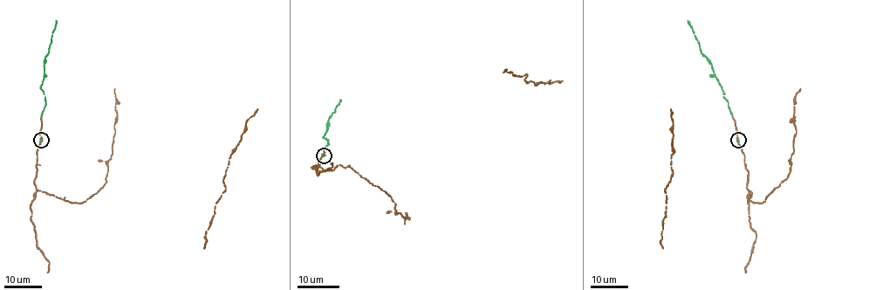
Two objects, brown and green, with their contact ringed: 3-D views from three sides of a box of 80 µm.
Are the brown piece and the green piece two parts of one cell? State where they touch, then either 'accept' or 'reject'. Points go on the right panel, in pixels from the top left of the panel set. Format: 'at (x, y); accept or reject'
at (738, 140); accept

